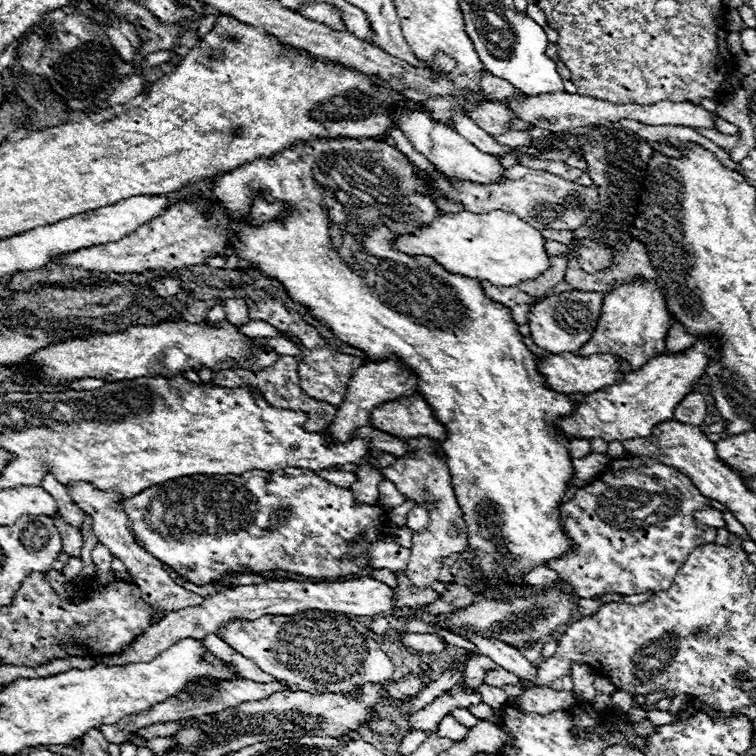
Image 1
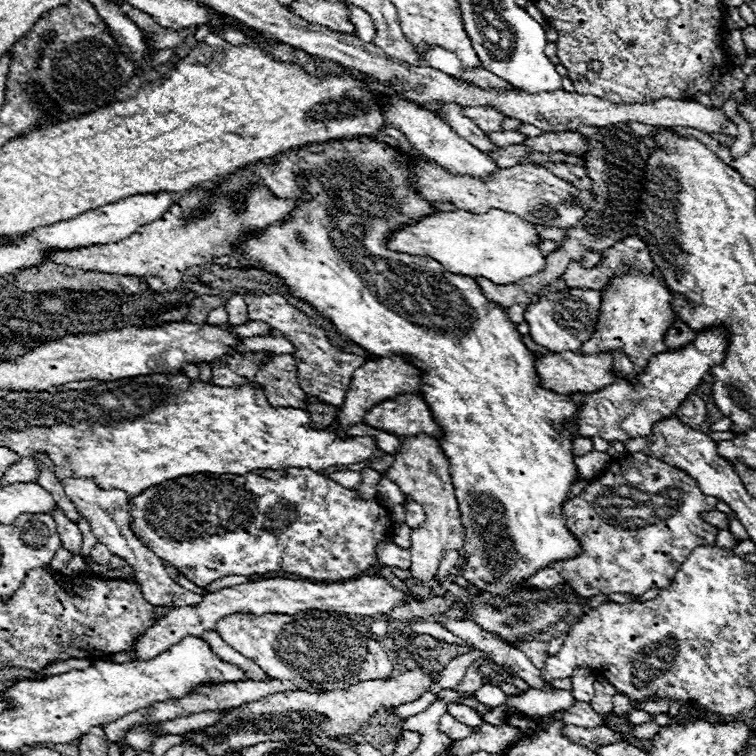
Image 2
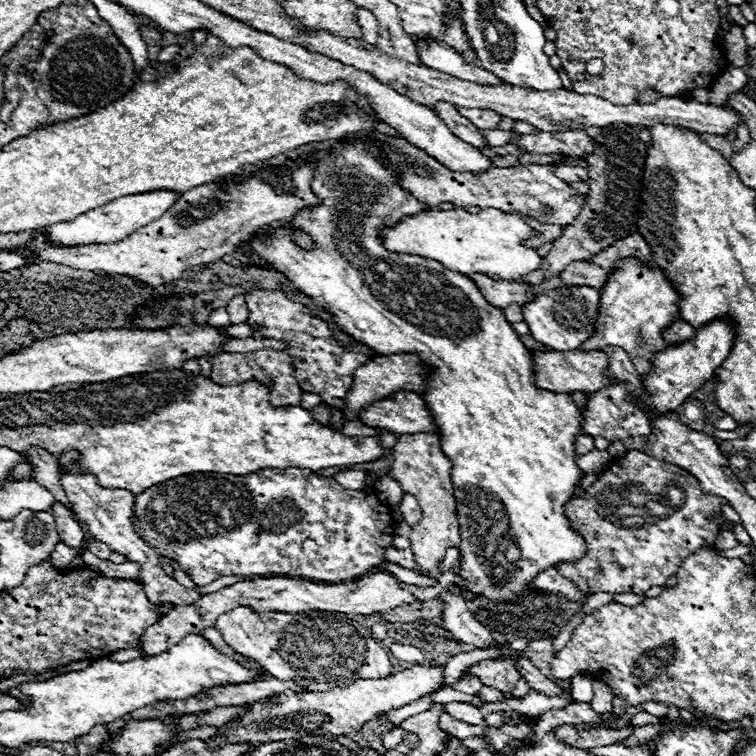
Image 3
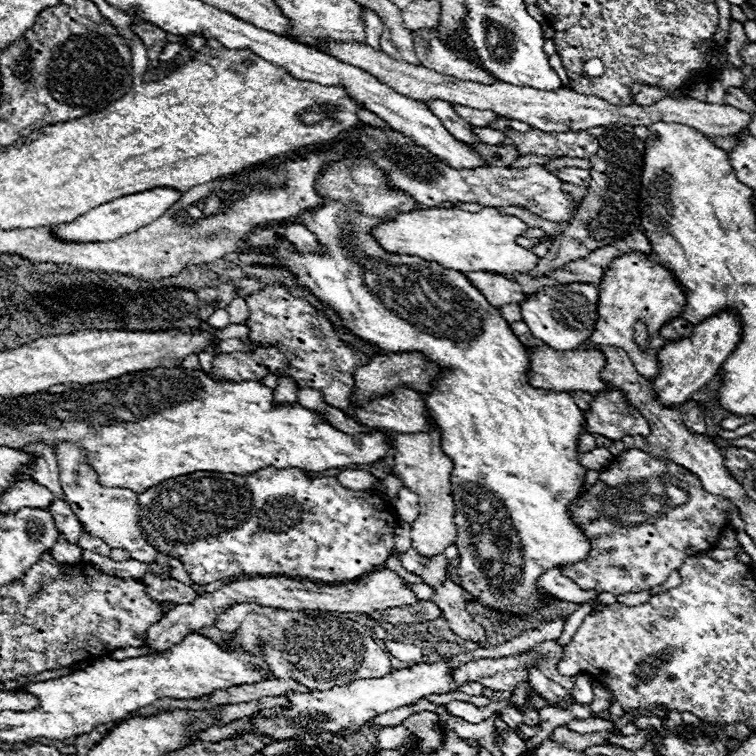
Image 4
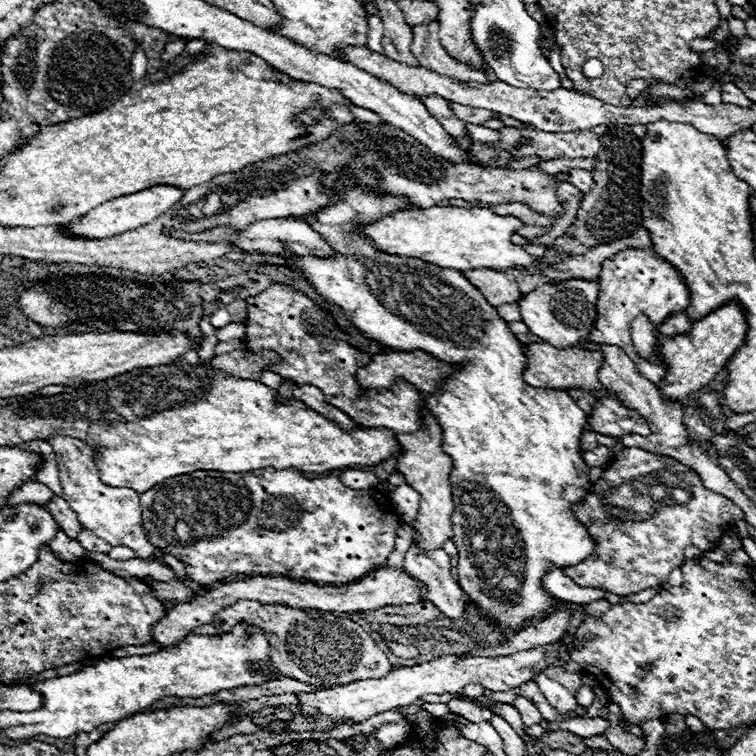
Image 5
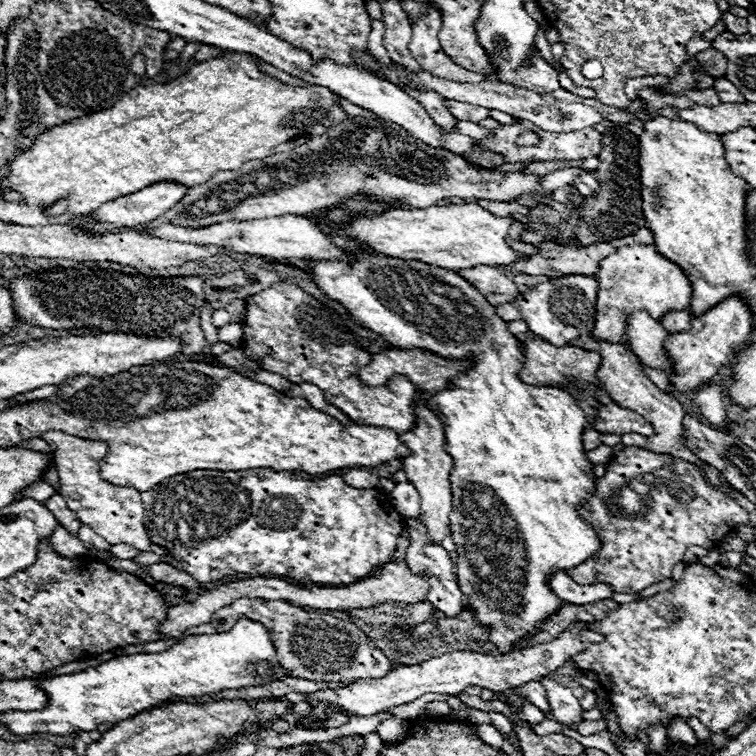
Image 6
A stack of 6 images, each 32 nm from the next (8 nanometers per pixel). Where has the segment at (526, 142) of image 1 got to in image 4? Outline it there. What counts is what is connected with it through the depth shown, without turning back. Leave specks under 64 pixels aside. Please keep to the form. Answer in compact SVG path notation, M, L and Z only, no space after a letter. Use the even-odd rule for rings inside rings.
M474 128L474 132L484 144L490 144L490 146L500 146L506 138L502 130L494 130L494 128Z

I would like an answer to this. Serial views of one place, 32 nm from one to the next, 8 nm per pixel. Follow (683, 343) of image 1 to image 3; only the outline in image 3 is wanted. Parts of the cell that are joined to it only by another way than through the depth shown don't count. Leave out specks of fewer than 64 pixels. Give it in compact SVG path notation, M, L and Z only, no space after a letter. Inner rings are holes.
M676 320L676 322L672 322L672 324L664 330L664 340L666 340L668 346L686 342L686 340L690 340L690 338L694 338L694 328L692 328L688 322L684 322L684 320Z

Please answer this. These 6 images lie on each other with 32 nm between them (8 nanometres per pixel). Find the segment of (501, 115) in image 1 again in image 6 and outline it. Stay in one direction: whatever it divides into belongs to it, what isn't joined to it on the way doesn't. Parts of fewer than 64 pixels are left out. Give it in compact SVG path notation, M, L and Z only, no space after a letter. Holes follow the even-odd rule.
M446 100L446 108L454 114L454 118L458 120L468 120L478 124L484 118L490 118L490 110L480 108L480 106L470 106L470 104L462 104L456 100Z

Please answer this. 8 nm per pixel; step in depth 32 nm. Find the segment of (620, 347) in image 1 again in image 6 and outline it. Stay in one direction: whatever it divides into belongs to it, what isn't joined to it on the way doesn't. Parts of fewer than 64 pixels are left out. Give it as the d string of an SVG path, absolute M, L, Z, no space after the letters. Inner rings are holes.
M624 246L616 254L600 262L598 282L598 300L596 300L596 326L592 338L604 342L618 342L632 352L628 342L626 326L632 312L648 310L654 320L662 320L666 310L686 310L692 298L692 286L686 274L678 264L666 260L656 252L654 246ZM640 362L640 366L642 366L642 370L646 370L646 374L648 374L648 378L660 388L660 390L664 390L666 386L668 386L668 376L662 372L662 370L654 370L654 368L648 368L646 364L642 364Z

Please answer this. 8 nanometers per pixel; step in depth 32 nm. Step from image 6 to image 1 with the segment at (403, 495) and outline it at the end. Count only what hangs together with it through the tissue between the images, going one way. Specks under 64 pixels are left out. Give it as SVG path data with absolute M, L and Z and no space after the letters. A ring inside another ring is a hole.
M412 508L410 514L408 514L408 524L406 526L412 532L422 532L422 530L428 528L428 522L430 522L430 516L424 508Z

